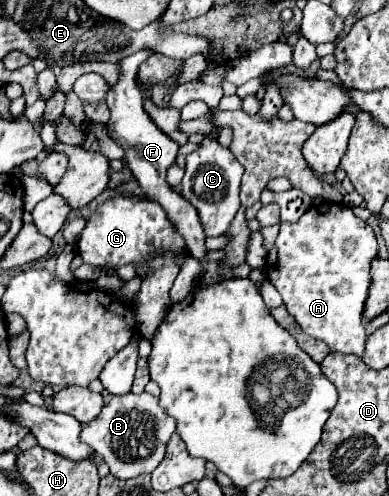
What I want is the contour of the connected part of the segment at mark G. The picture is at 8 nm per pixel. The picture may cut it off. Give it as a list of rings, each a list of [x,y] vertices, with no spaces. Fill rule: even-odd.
[[[114,196],[100,204],[92,218],[88,220],[86,228],[80,234],[78,240],[78,252],[86,264],[98,266],[98,268],[120,268],[128,262],[136,264],[136,274],[144,278],[144,270],[138,268],[140,260],[146,260],[148,254],[160,252],[160,250],[180,250],[184,248],[182,236],[174,230],[174,226],[168,222],[164,210],[160,210],[160,204],[138,198],[138,196]],[[166,236],[166,246],[164,238]]]

